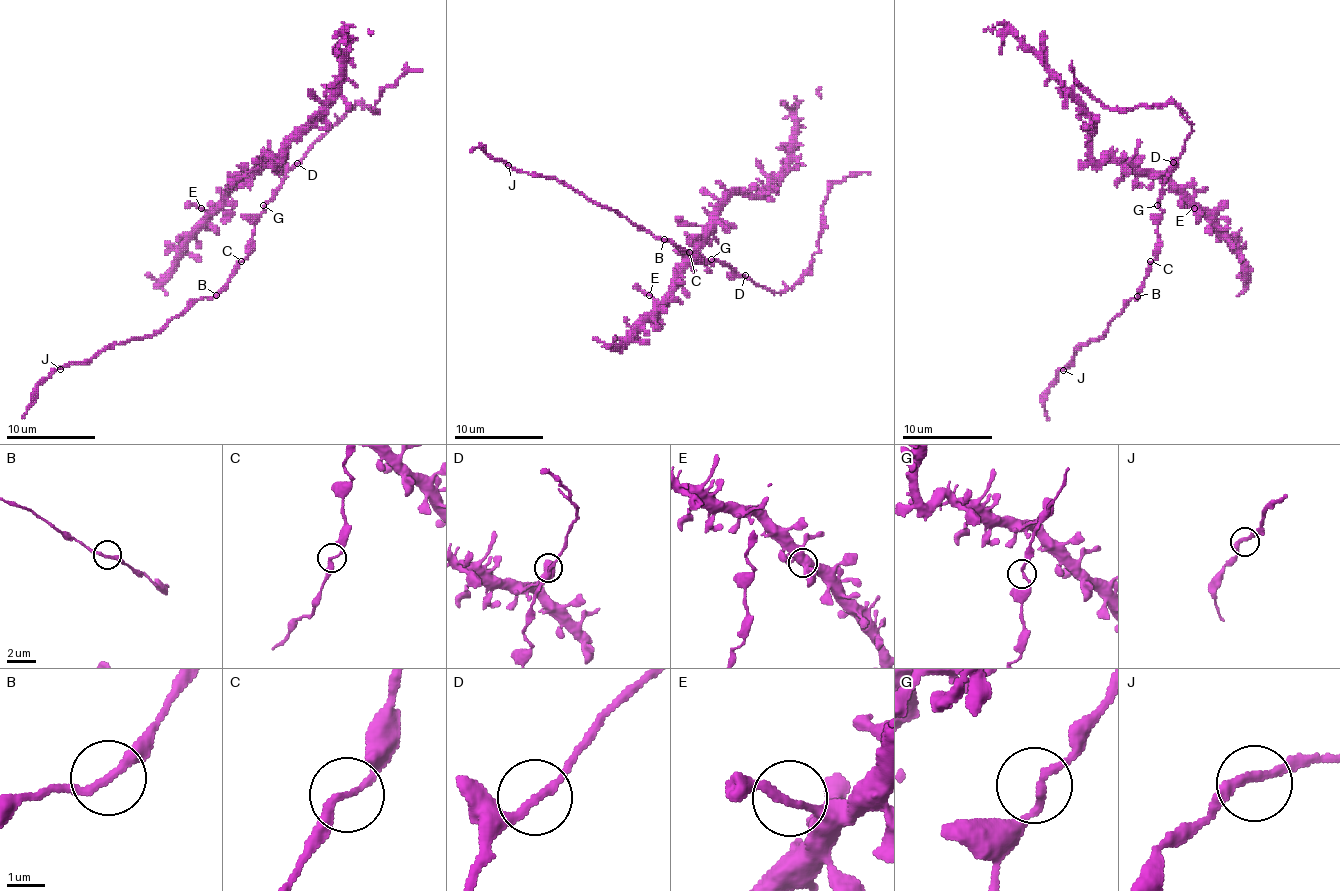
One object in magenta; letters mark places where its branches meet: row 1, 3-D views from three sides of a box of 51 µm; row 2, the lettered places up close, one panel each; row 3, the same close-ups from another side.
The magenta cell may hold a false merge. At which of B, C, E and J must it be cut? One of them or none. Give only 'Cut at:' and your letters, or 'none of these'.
Cut at: none of these

